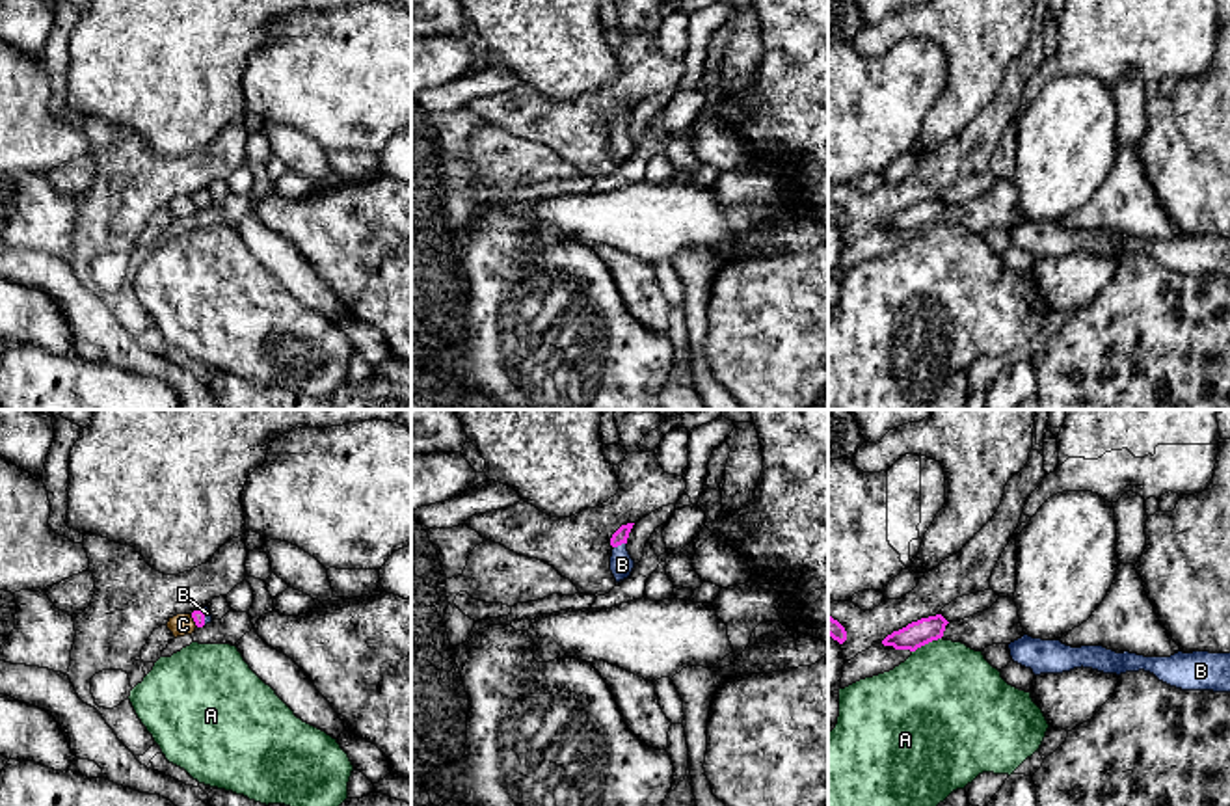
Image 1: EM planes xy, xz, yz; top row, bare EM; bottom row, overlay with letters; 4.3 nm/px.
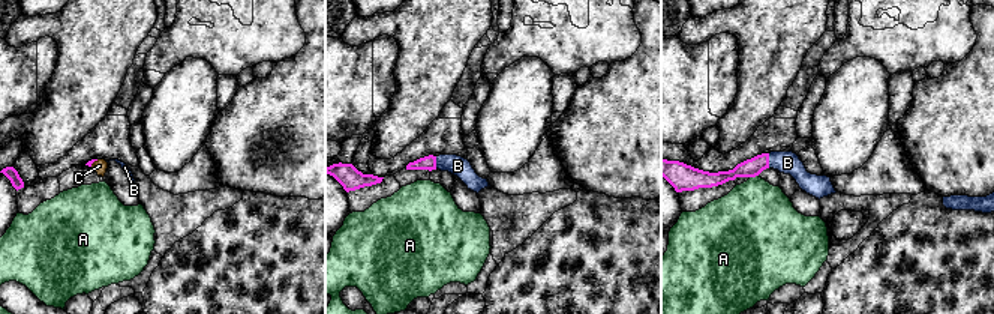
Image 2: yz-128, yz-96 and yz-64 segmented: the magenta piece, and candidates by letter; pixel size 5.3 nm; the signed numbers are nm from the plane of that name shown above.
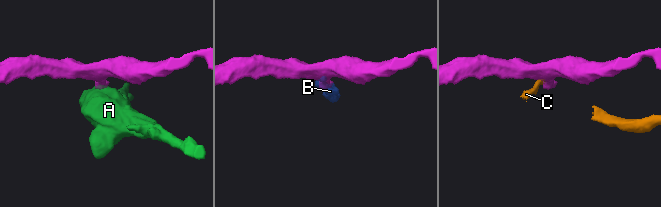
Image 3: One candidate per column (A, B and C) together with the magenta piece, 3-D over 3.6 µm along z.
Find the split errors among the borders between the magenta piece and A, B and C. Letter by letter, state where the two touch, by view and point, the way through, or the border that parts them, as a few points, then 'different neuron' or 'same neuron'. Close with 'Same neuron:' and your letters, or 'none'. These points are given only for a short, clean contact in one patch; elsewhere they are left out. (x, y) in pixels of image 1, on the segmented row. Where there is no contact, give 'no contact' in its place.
A: meets magenta in yz at (925, 643); border along yz (940, 637), (912, 652); different neuron
B: meets magenta in xz at (620, 544); same neuron
C: meets magenta in xy at (194, 620); border along xy (190, 615), (198, 626); different neuron
Same neuron: B

